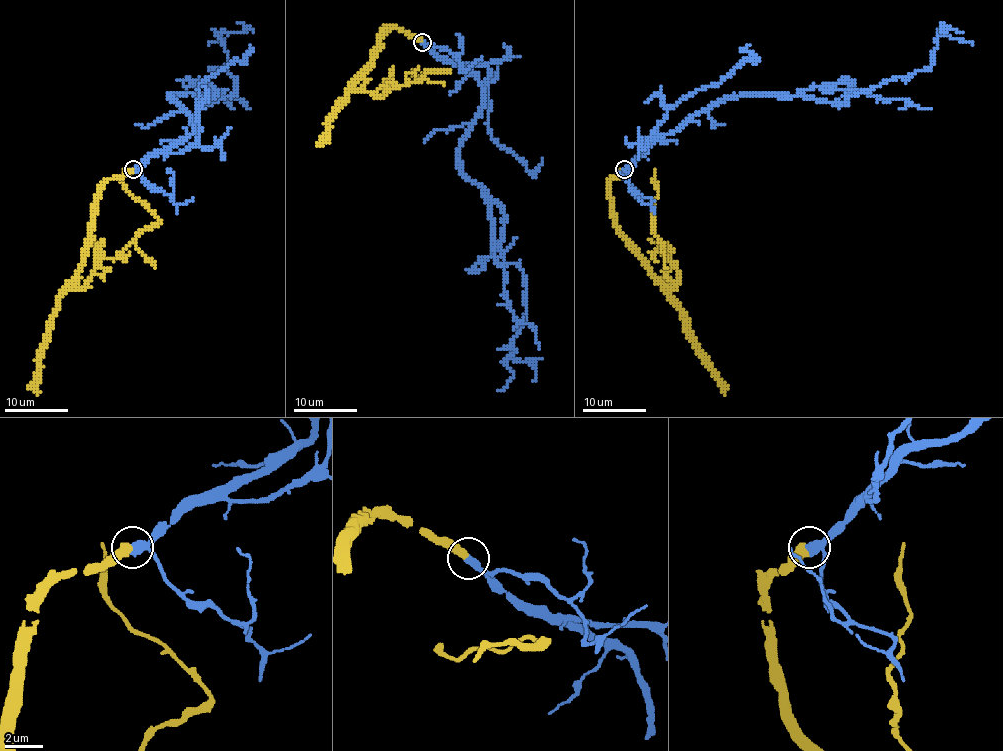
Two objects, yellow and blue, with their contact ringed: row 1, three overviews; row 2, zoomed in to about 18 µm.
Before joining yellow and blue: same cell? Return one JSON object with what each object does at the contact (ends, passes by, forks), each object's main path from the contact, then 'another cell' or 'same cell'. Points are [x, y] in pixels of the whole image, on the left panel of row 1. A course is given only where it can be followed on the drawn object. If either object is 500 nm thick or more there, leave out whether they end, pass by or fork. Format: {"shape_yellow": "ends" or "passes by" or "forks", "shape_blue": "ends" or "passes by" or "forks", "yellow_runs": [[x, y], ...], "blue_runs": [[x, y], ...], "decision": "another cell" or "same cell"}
{"shape_yellow": "ends", "shape_blue": "passes by", "yellow_runs": [[133, 170], [103, 186], [82, 268], [66, 291], [158, 221], [125, 187], [122, 168]], "blue_runs": [[133, 170], [193, 132], [171, 95], [200, 95], [206, 105], [236, 92], [219, 35], [246, 31]], "decision": "same cell"}

